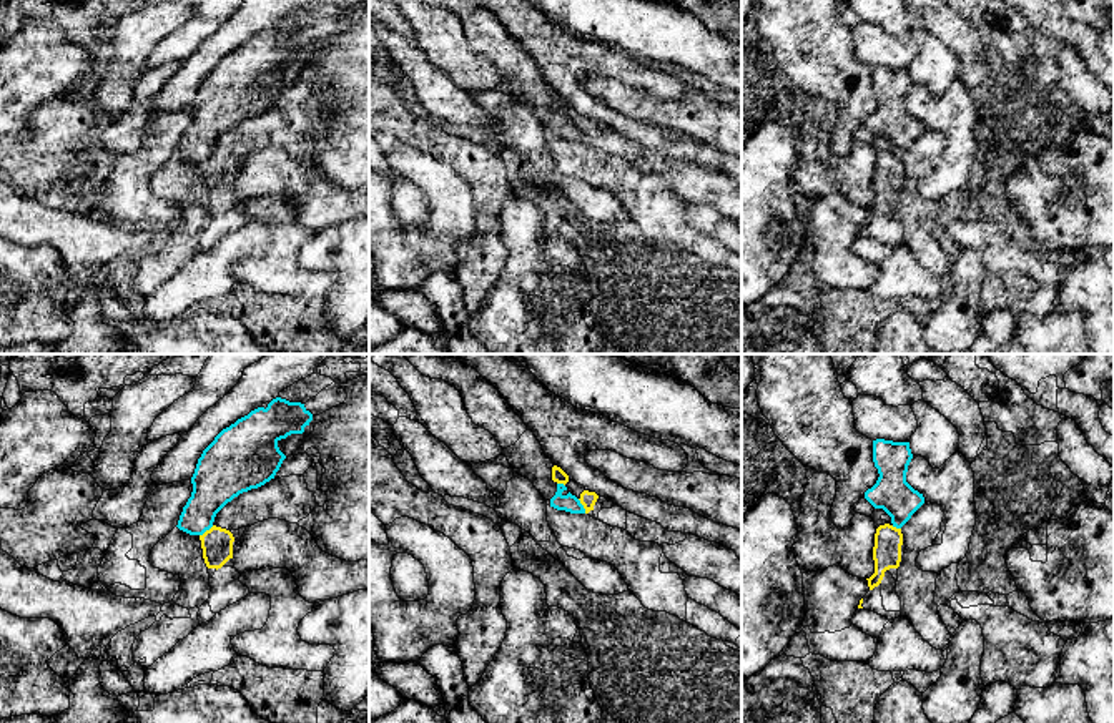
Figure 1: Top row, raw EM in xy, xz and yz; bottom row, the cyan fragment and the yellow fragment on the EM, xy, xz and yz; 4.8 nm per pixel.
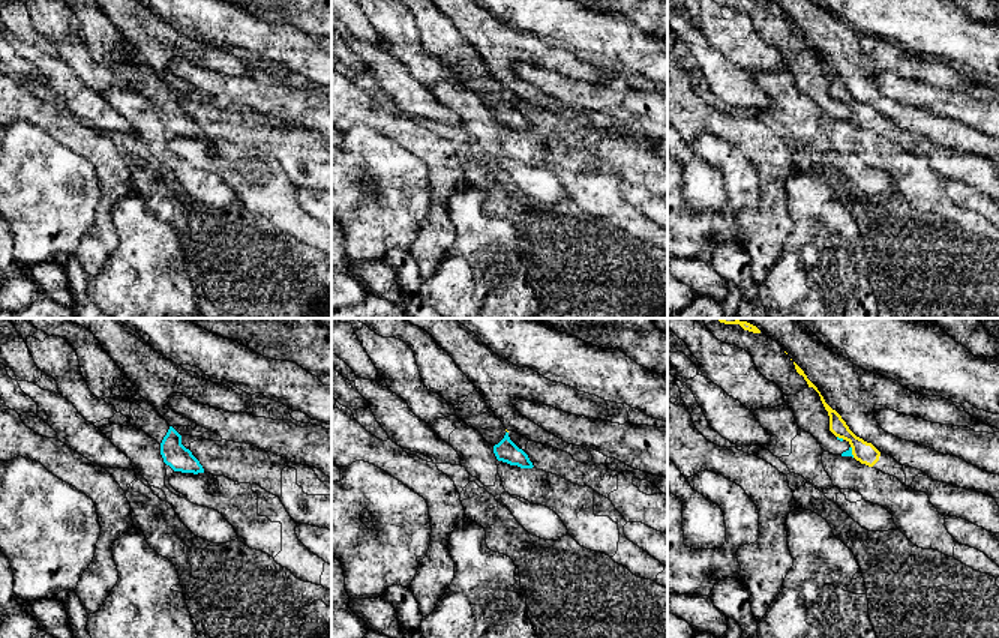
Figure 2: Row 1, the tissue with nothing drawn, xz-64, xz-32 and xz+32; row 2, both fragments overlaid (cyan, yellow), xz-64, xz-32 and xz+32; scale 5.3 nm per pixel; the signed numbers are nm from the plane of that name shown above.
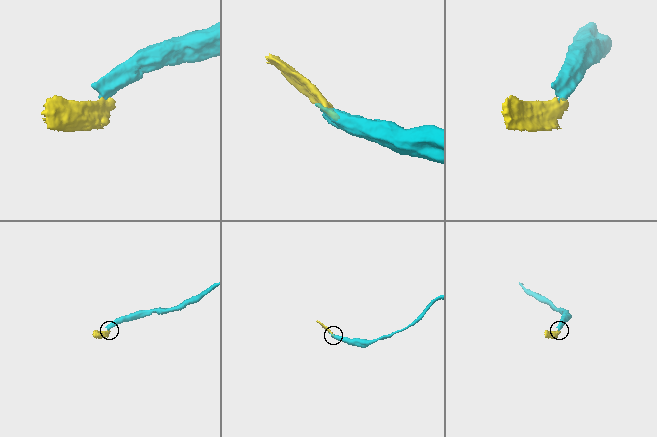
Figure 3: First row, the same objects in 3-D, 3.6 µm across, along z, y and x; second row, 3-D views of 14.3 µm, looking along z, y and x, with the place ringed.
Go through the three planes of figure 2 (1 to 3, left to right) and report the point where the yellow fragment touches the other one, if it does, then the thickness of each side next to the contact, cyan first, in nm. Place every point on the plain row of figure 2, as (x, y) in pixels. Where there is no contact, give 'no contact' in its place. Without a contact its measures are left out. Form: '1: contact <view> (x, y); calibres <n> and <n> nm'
1: no contact
2: no contact
3: contact xz+32 (851, 116); calibres 30 and 120 nm

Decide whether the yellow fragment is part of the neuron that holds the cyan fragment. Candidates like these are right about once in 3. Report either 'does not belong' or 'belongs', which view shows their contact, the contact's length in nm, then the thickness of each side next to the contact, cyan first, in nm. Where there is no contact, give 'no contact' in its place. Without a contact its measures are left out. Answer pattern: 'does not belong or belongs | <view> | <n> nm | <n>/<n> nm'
does not belong | xz | 80 nm | 90/80 nm

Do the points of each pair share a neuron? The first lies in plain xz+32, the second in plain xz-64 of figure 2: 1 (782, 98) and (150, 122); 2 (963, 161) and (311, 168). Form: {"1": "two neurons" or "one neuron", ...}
{"1": "one neuron", "2": "one neuron"}

